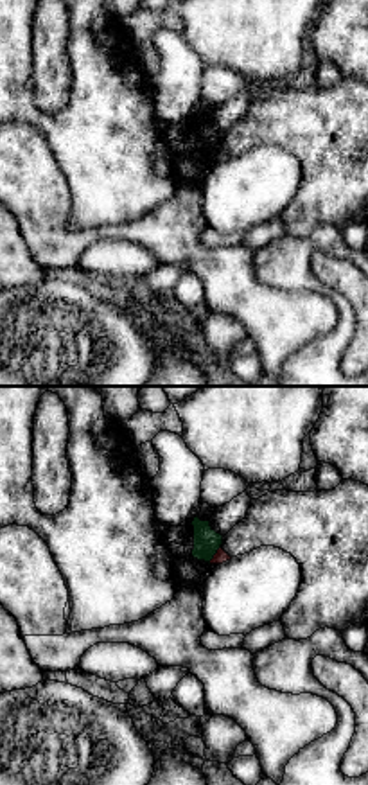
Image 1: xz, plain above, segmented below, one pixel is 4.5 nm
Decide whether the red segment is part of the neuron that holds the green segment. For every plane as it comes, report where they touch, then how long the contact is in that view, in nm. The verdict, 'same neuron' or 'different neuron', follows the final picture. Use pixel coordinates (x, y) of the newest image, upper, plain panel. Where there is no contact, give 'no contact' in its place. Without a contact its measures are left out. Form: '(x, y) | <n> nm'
(214, 151) | 90 nm

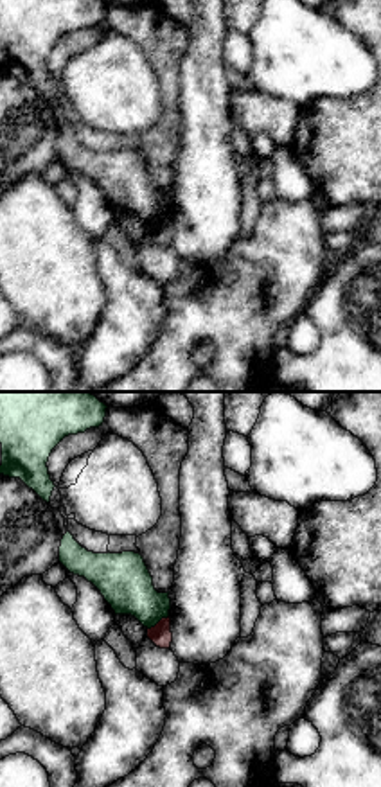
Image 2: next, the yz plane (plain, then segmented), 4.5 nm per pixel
(157, 220) | 120 nm

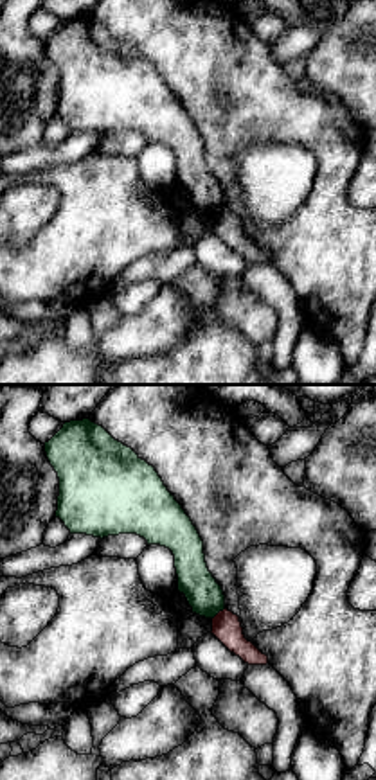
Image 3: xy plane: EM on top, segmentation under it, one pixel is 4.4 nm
(218, 209) | 80 nm

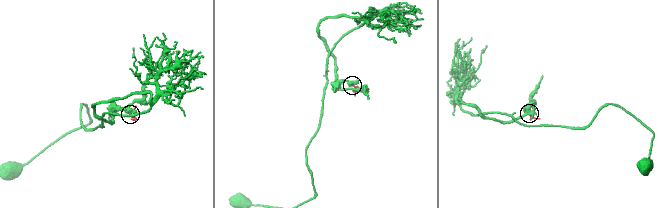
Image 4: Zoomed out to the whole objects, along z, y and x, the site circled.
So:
different neuron

